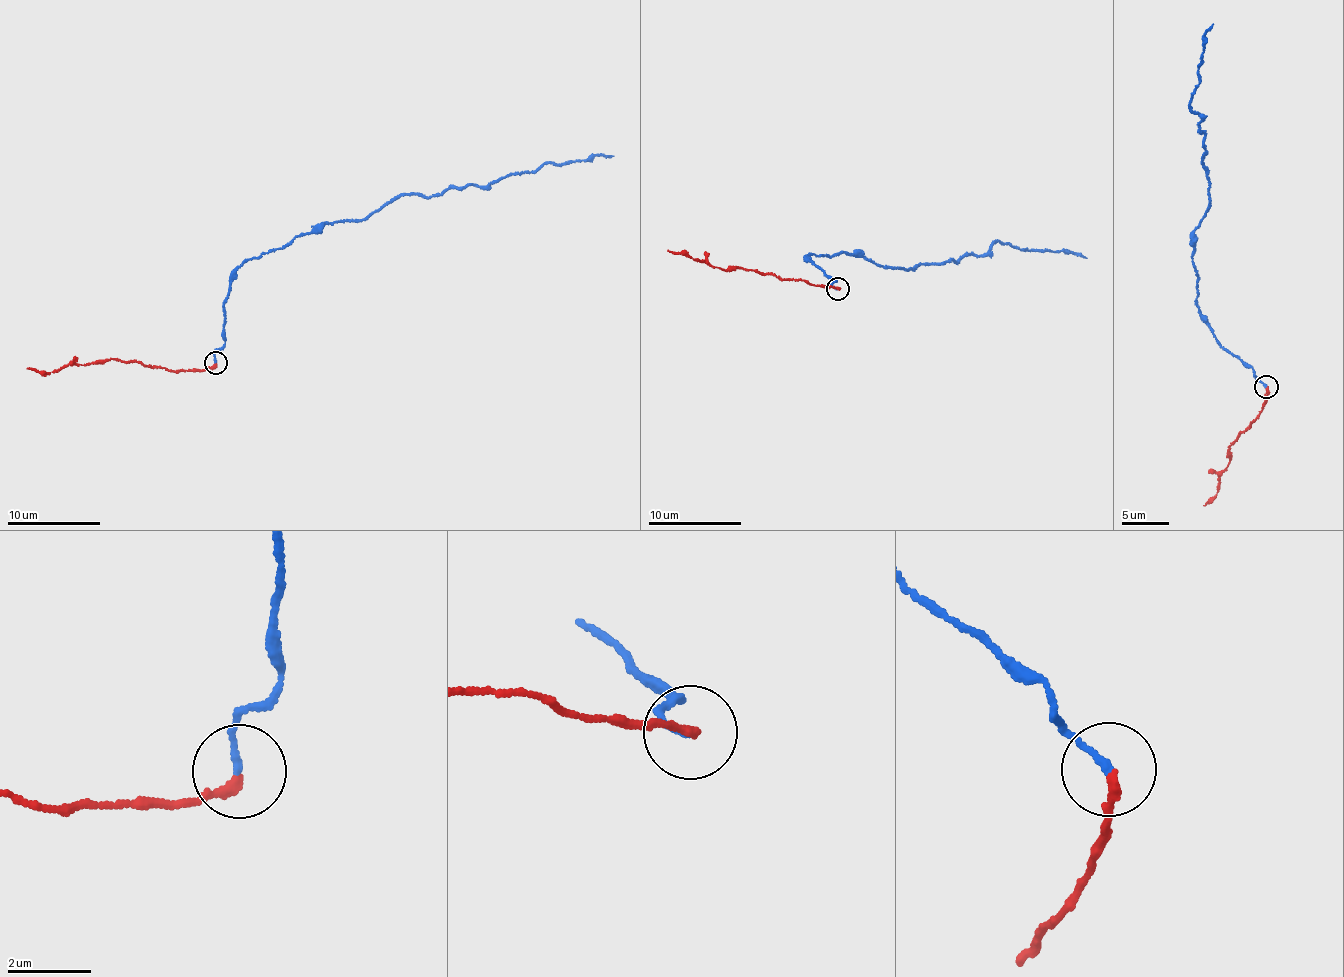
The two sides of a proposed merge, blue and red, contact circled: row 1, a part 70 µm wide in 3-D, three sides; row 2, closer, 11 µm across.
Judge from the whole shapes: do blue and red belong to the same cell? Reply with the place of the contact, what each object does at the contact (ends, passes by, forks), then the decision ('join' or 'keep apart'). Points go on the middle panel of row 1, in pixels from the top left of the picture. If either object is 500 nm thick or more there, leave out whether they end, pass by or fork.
(838, 288) | blue ends | red ends | join

